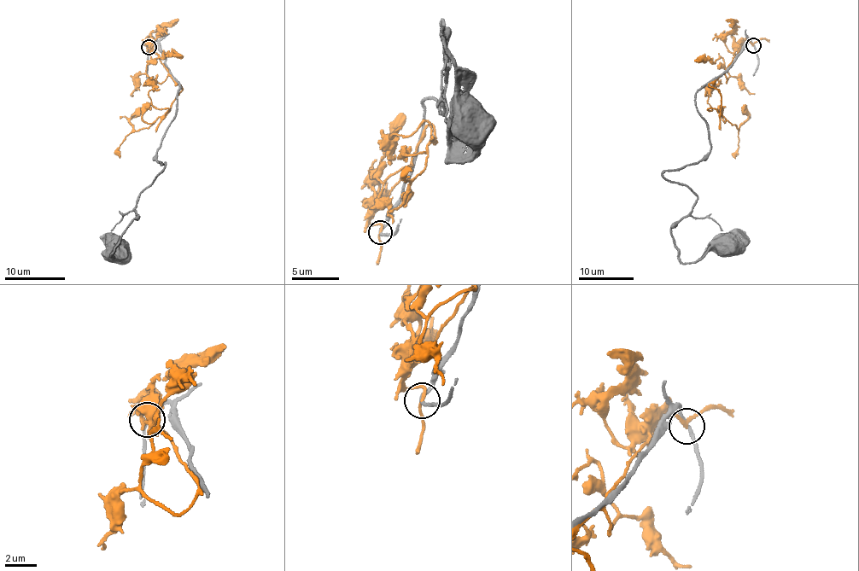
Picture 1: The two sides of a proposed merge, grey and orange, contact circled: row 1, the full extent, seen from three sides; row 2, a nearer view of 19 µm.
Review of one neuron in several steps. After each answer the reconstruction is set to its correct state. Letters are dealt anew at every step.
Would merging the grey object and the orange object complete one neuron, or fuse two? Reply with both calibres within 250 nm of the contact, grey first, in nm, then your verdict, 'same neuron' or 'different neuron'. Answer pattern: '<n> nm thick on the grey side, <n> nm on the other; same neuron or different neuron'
160 nm thick on the grey side, 190 nm on the other; different neuron

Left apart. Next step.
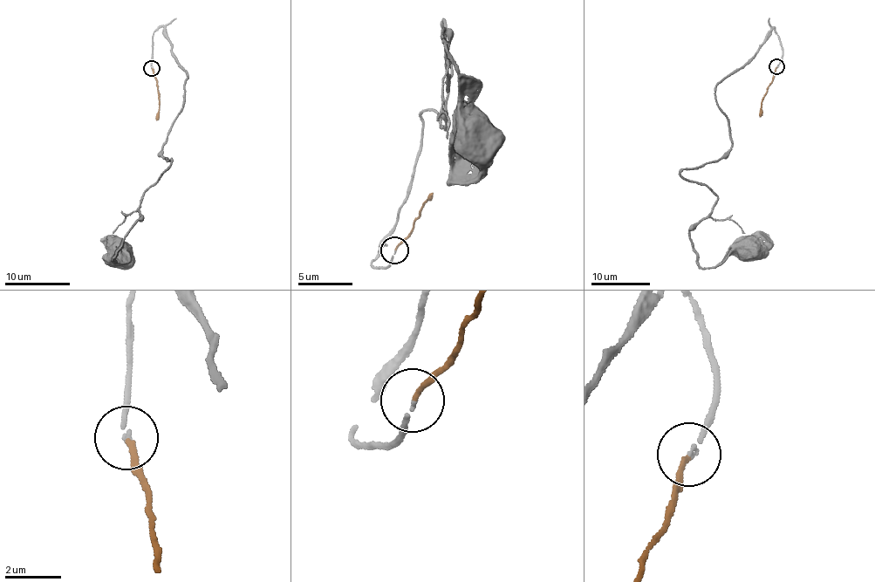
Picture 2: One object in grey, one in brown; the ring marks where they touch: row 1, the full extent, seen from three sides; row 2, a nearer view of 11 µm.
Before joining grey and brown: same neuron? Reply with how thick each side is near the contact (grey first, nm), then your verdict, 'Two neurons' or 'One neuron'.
Thickness 110 nm (grey) against 170 nm. One neuron

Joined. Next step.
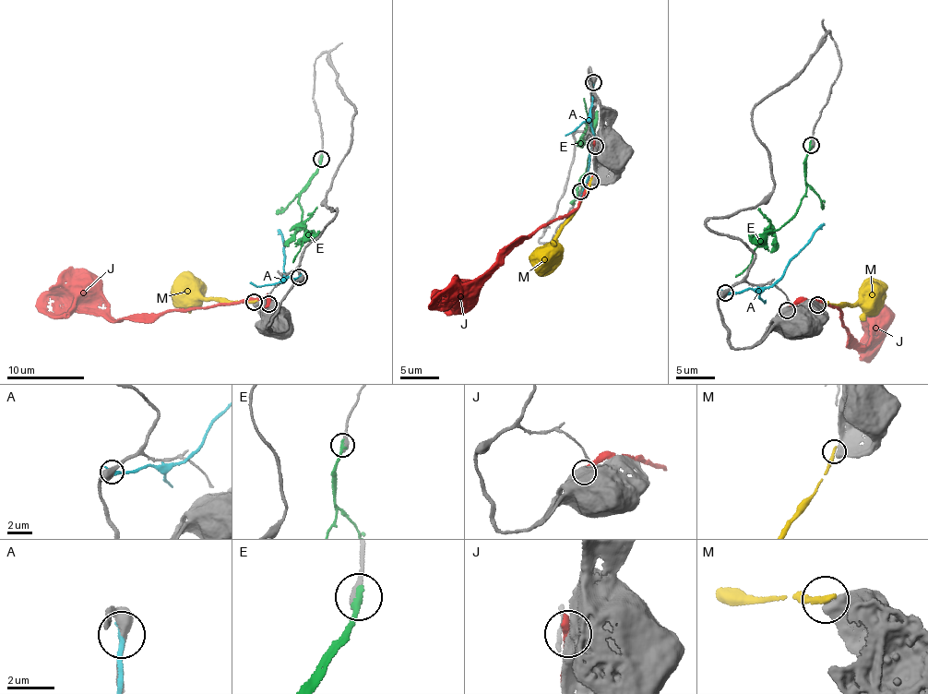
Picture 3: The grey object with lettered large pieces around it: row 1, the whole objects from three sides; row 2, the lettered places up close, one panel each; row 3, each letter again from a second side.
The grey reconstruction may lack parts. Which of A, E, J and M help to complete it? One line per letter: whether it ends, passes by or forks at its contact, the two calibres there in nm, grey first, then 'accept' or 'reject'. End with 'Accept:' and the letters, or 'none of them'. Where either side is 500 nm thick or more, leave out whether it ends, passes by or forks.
A: it ends; calibres 420 and 260 nm; reject
E: it ends; calibres 440 and 280 nm; accept
J: calibres 1100 and 460 nm; reject
M: calibres 600 and 300 nm; reject
Accept: E

